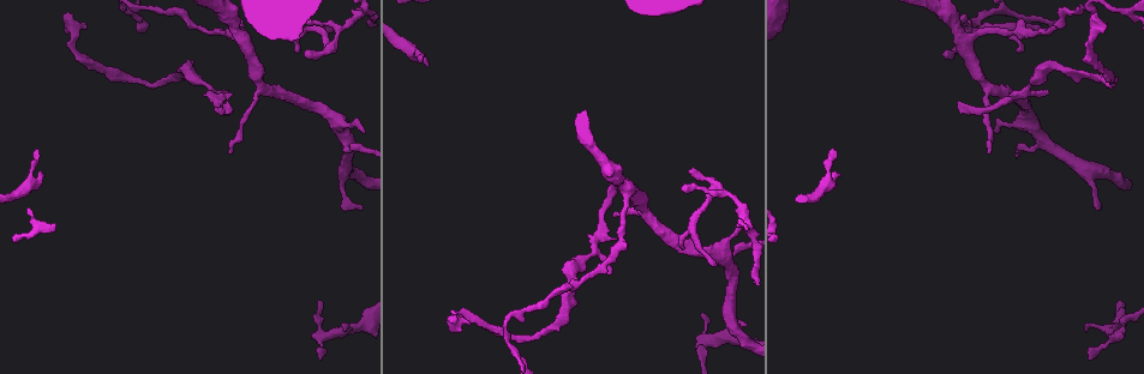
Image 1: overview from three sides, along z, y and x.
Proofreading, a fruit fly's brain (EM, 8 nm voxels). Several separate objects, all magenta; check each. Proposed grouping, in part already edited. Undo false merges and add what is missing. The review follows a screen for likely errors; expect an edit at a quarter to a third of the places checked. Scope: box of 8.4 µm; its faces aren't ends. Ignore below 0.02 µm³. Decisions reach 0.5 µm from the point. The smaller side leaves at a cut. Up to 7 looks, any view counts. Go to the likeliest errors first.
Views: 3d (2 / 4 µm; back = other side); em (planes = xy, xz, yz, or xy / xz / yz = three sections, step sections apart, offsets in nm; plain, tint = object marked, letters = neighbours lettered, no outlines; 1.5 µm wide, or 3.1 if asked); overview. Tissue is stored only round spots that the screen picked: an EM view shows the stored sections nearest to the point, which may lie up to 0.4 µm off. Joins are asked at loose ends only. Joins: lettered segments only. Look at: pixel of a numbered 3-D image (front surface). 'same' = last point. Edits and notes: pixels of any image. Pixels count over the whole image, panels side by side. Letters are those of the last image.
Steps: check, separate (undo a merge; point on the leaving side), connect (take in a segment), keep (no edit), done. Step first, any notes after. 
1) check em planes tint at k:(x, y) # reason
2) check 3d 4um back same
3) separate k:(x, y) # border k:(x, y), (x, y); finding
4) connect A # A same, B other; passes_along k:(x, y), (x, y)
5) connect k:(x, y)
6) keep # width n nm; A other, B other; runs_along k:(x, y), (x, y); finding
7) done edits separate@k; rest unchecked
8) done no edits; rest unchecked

check 3d 4um at 1:(39, 152) # an open end

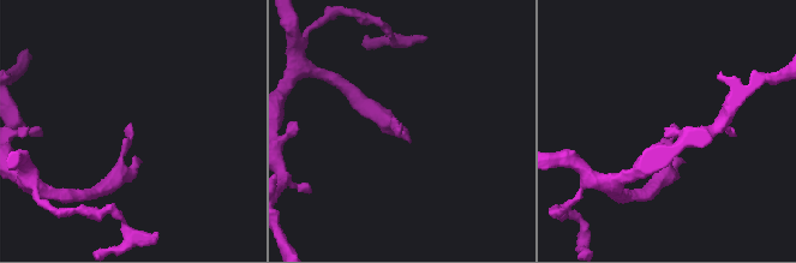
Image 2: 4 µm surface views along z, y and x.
check em planes letters at 2:(396, 136)

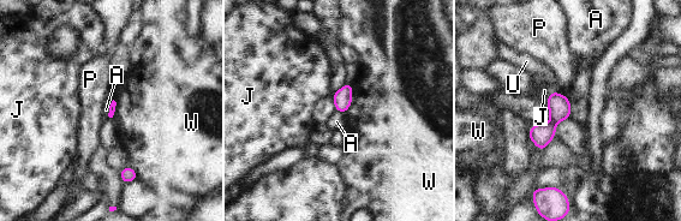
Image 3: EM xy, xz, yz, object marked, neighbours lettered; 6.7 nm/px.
keep # A other, J other, P other, U other, W other; border 3:(568, 99), (571, 117); no lettered segment goes on from it

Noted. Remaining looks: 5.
check 3d 2um at 1:(959, 101) # an open end

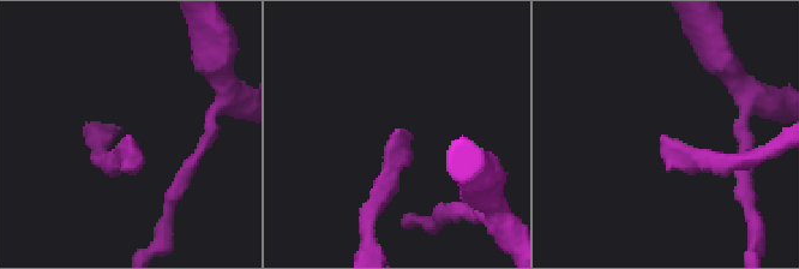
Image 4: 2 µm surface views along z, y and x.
check em planes letters at 4:(129, 139) # now the EM

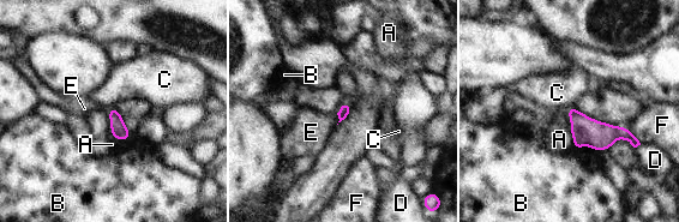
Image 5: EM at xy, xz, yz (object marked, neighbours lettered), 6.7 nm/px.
keep # longest_contact F 140 nm; A other, B other, C other, D other, E other, F other; no lettered segment goes on from it

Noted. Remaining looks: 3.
check 3d 4um back at 1:(717, 186) # a fork

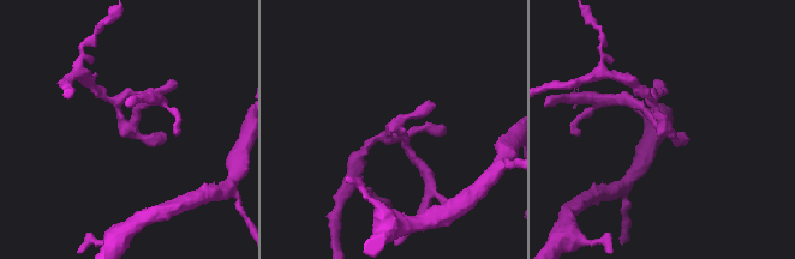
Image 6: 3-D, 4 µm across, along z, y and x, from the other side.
check em planes tint at 6:(126, 126) # need the tissue

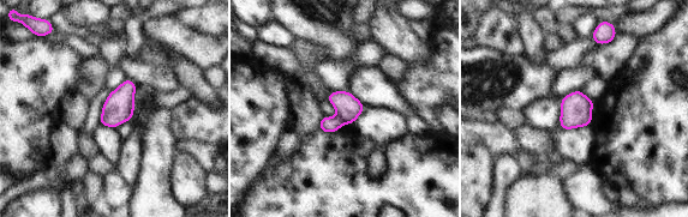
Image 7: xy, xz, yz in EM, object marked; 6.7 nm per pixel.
check em planes letters same # see the neighbours

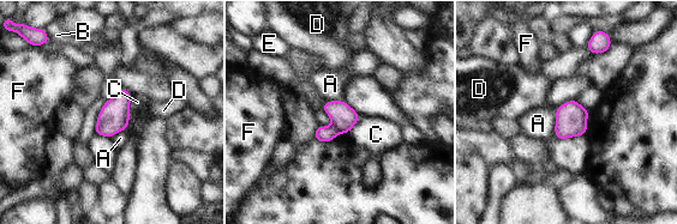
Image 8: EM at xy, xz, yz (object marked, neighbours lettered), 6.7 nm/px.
separate 8:(323, 134) # longest_contact A 190 nm; A other, B other, C other, D other, E other, F other; border 8:(333, 126), (340, 132); a second neuron is stuck on

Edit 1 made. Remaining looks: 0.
done edits separate@8; rest unchecked

